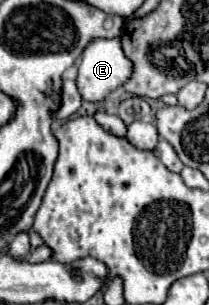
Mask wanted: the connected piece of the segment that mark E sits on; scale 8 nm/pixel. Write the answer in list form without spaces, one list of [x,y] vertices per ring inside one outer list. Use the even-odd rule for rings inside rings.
[[[94,39],[82,53],[82,63],[78,69],[78,89],[86,101],[104,101],[114,89],[122,87],[134,71],[134,63],[124,55],[120,39]]]

